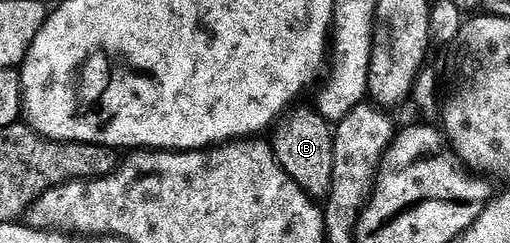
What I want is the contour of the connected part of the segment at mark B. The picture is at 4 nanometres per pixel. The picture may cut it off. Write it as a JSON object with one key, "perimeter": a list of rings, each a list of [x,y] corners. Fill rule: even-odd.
{"perimeter":[[[300,105],[290,108],[276,122],[272,130],[273,137],[271,136],[273,153],[283,171],[287,171],[287,175],[291,175],[291,179],[295,179],[295,183],[299,183],[299,187],[303,187],[305,193],[314,199],[325,199],[332,187],[334,130],[316,108],[308,109],[307,106]]]}

